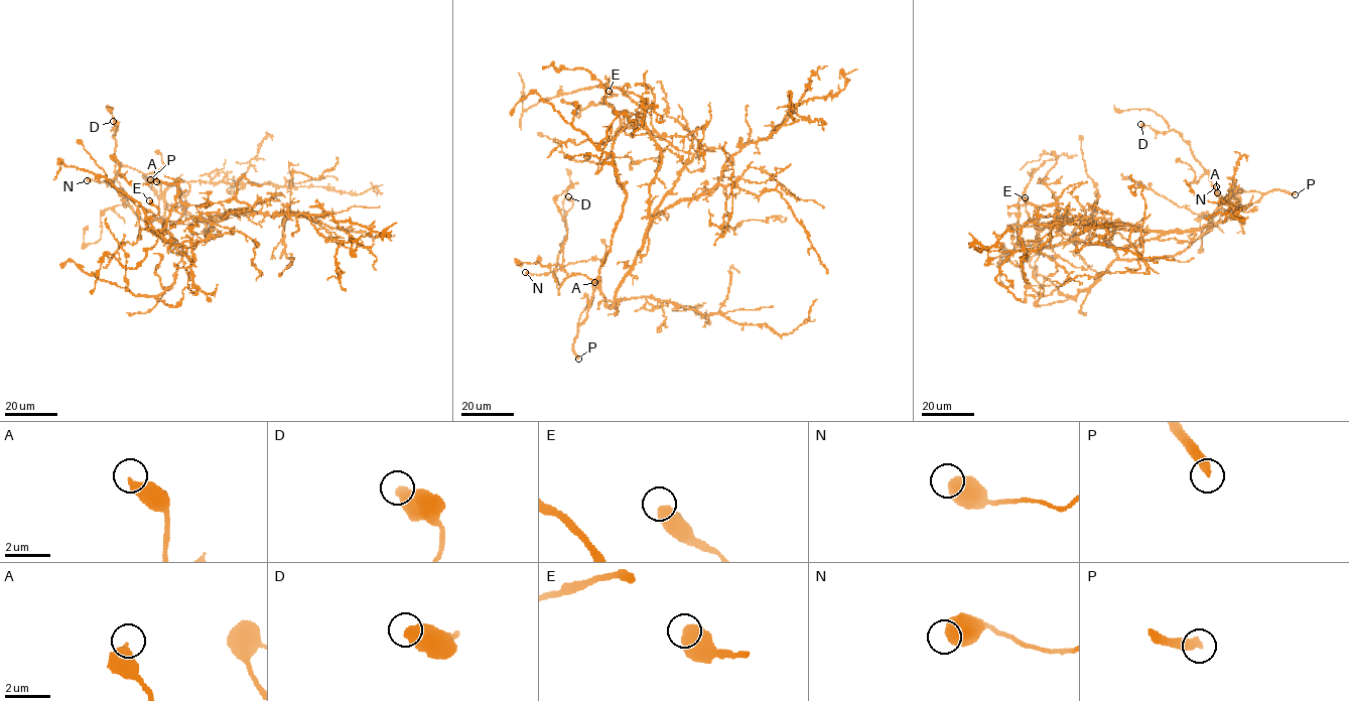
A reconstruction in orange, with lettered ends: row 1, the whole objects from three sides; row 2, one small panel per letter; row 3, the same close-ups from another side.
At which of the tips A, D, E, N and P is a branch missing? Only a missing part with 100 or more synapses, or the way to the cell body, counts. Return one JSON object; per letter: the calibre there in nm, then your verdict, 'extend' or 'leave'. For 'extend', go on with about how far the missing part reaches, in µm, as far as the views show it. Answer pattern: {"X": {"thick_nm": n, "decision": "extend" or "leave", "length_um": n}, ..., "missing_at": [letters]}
{"A": {"thick_nm": 440, "decision": "leave"}, "D": {"thick_nm": 600, "decision": "leave"}, "E": {"thick_nm": 600, "decision": "leave"}, "N": {"thick_nm": 650, "decision": "leave"}, "P": {"thick_nm": 400, "decision": "extend", "length_um": 130}, "missing_at": ["P"]}

